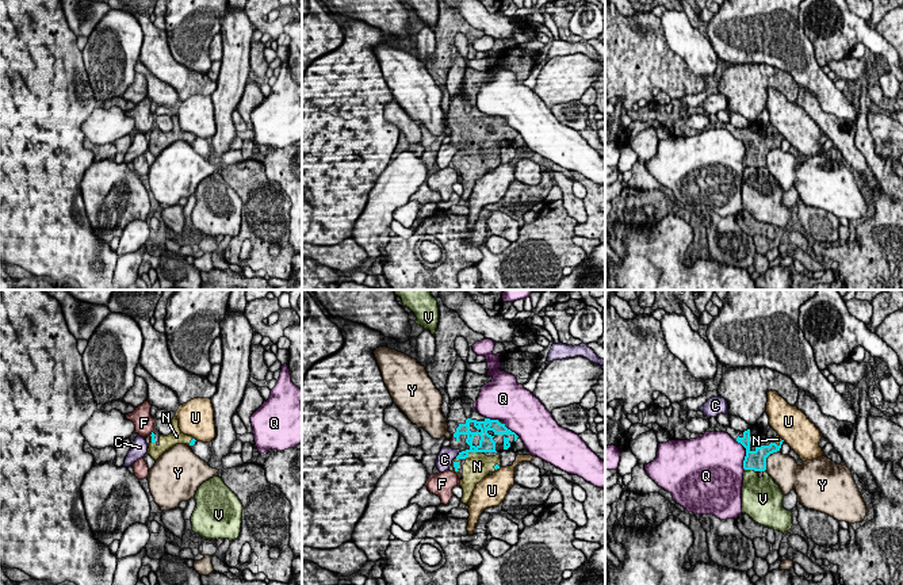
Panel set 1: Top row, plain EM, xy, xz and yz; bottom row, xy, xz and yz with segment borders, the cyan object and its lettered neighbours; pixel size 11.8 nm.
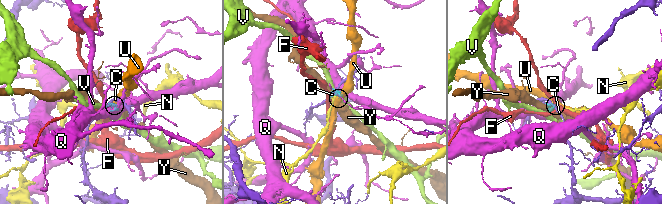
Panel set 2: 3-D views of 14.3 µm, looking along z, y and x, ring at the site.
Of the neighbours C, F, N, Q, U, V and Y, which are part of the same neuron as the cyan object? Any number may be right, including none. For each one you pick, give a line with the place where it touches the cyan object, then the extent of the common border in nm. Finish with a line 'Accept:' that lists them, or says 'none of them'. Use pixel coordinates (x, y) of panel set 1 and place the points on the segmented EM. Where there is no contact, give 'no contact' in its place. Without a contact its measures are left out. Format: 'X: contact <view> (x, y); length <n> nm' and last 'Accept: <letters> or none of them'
N: contact xz (473, 451); length 240 nm
Accept: N

